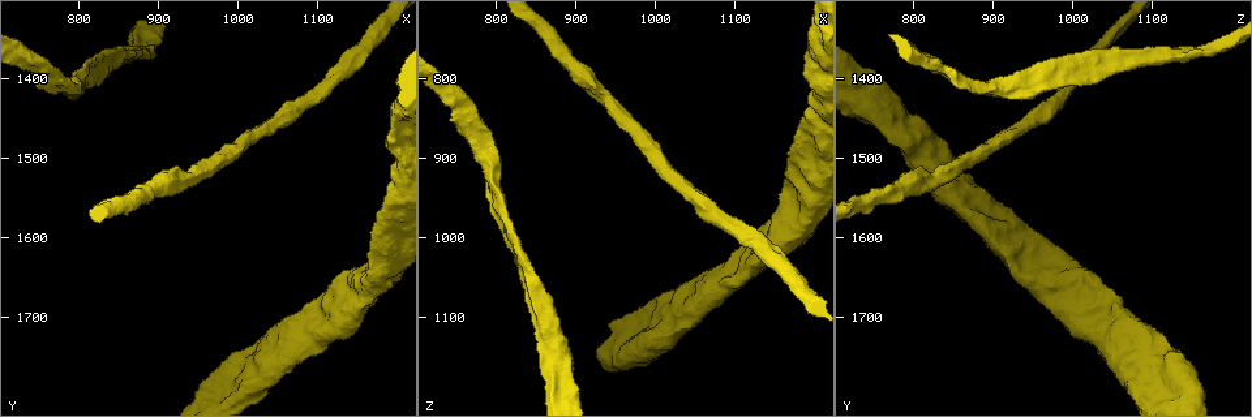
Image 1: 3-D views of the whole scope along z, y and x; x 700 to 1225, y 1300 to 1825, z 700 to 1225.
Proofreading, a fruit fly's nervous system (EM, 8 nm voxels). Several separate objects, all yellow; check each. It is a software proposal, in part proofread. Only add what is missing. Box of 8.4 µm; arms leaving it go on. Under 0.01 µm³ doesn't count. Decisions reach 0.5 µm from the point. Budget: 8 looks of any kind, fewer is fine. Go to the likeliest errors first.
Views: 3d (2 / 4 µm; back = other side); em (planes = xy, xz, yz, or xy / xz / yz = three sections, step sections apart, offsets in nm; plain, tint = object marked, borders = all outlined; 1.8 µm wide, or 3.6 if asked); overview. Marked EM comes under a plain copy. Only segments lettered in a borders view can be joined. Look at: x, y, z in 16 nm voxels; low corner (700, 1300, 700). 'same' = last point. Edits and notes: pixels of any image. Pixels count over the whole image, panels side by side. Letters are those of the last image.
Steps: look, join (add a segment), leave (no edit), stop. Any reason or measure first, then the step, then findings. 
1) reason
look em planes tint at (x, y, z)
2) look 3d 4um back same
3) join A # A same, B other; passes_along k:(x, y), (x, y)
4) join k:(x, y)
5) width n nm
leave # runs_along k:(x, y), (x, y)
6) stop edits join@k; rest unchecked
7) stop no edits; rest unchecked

three-way junction
look 3d 4um at (800, 1405, 935)

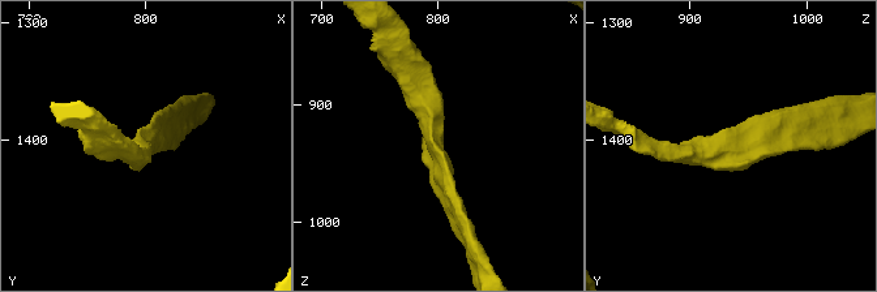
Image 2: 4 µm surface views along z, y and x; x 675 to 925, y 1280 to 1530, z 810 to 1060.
arms 3; arm_widths 190, 200, 340 nm; need the tissue
look em planes tint at (798, 1408, 938)

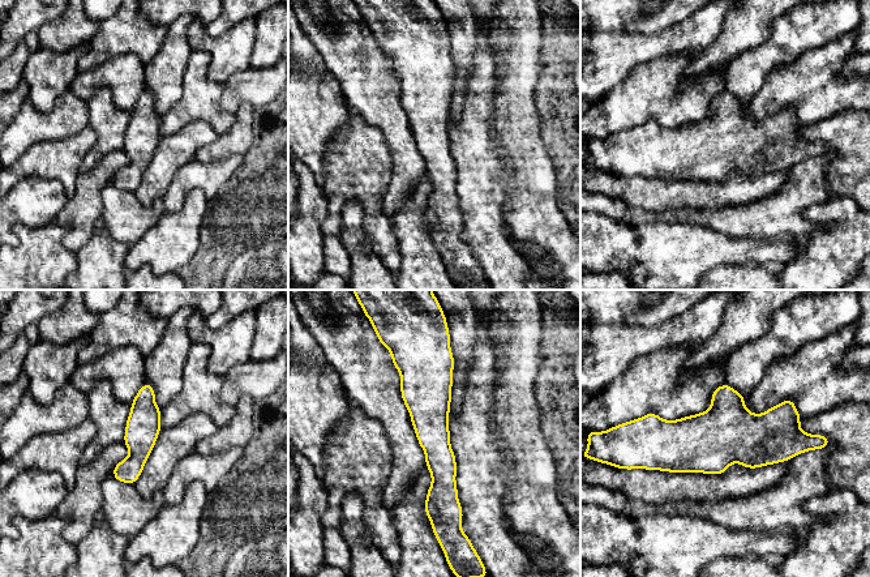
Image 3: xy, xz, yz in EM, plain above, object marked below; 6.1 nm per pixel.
see the neighbours
look em planes borders same

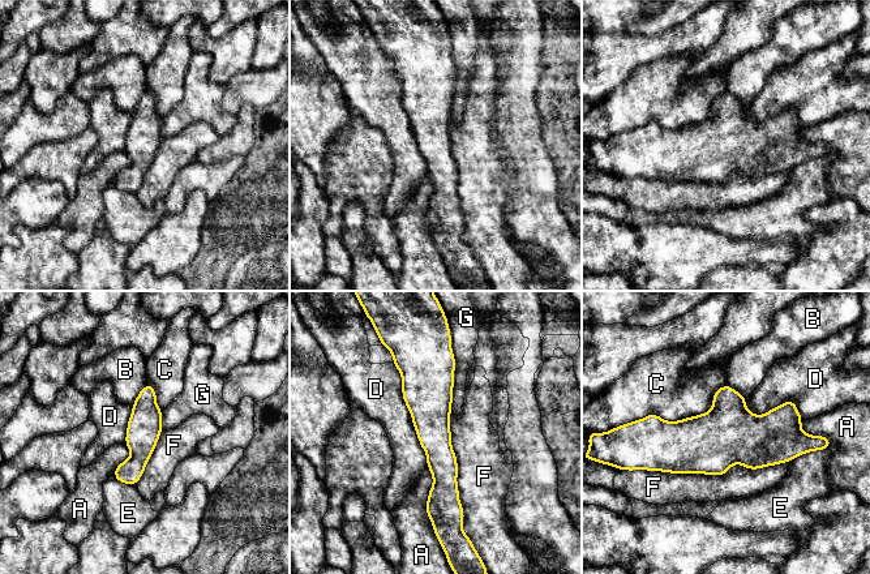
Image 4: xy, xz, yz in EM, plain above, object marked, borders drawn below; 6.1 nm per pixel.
width 220 nm
leave # A other, B other, C other, D other, E other, F other, G other; runs_along 4:(429, 359), (442, 515); none of them fits

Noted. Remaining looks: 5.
free end
look 3d 4um at (900, 1365, 1165)

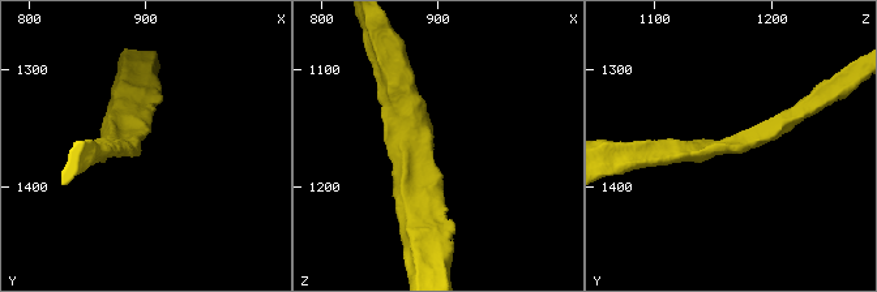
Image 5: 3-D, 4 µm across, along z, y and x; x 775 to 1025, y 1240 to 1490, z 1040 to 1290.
need the tissue
look em xz step 16 tint at (896, 1368, 1162)

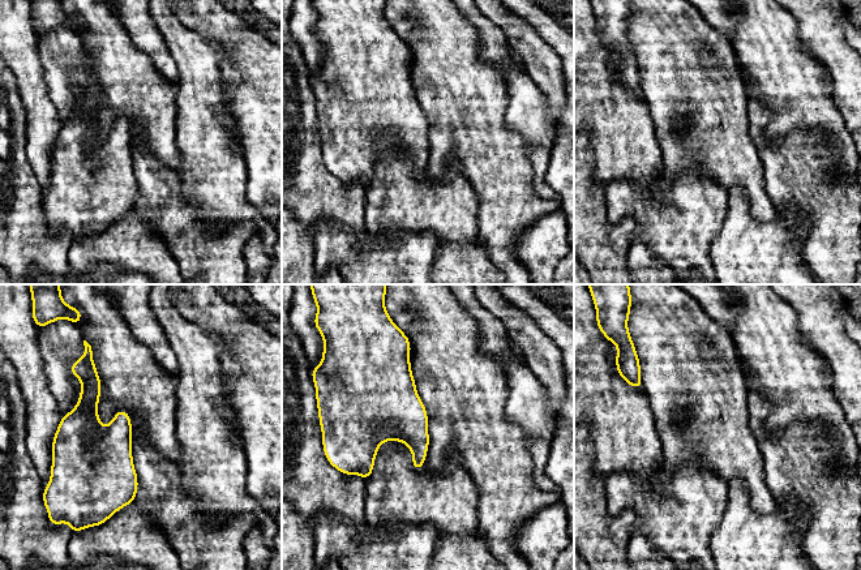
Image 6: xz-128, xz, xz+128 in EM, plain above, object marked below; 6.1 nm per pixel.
cut it another way
look em yz step 8 borders same

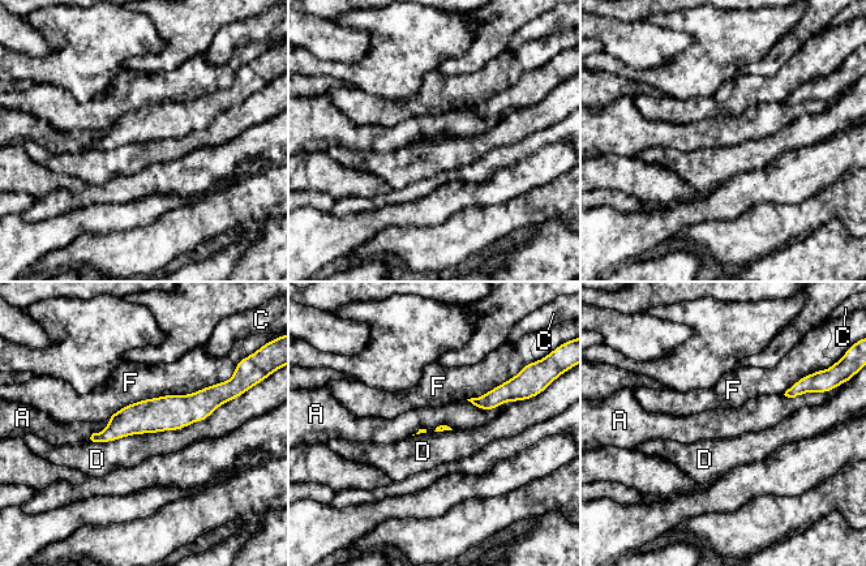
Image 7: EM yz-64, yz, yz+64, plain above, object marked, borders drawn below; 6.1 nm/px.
leave # A other, C other, D other, F other; border 7:(467, 399), (485, 410), (513, 402); no lettered segment goes on from it

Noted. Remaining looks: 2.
an open end
look em planes borders at (840, 1360, 1030)

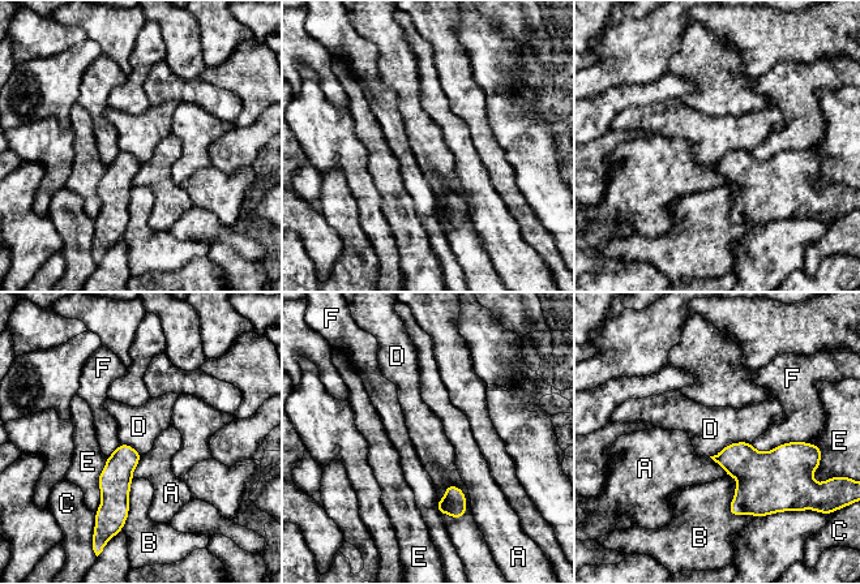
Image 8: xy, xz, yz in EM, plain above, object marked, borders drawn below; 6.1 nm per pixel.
leave # A other, B other, C other, D other, E other, F other; border 8:(448, 482), (465, 496), (458, 519); none of them fits

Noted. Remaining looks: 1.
stop no edits; rest unchecked

